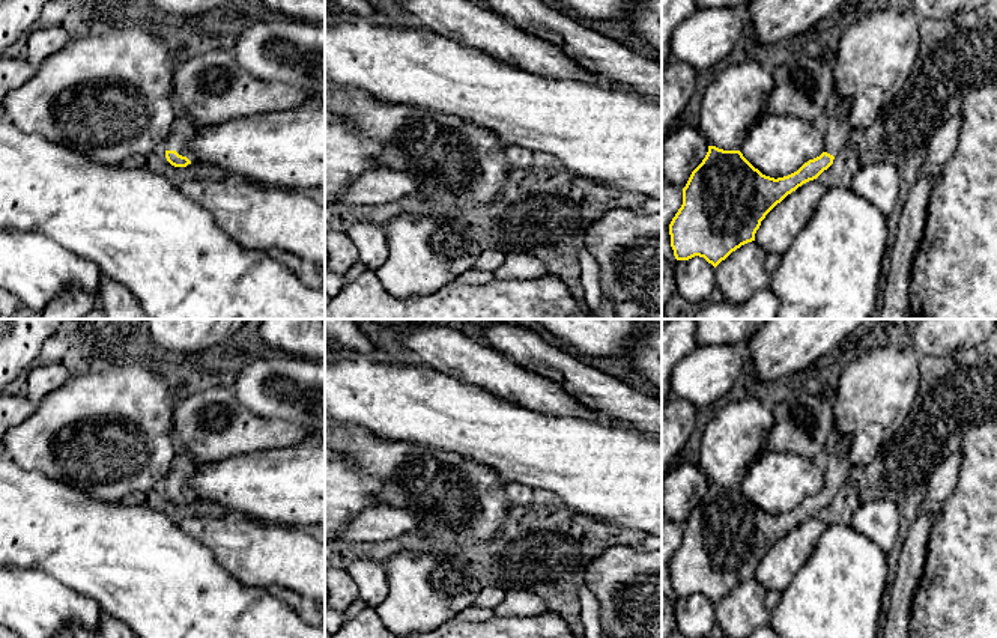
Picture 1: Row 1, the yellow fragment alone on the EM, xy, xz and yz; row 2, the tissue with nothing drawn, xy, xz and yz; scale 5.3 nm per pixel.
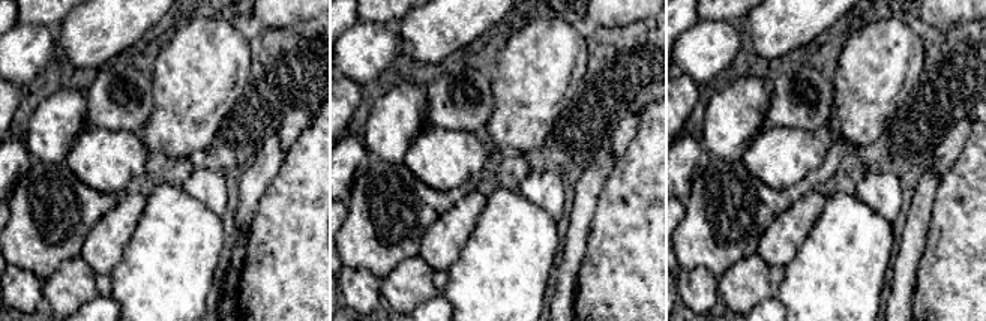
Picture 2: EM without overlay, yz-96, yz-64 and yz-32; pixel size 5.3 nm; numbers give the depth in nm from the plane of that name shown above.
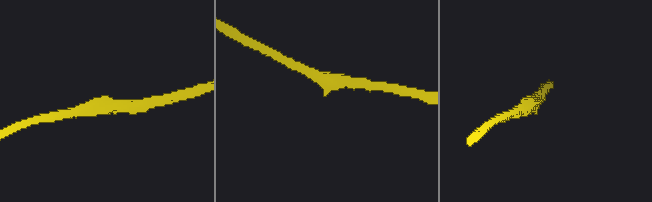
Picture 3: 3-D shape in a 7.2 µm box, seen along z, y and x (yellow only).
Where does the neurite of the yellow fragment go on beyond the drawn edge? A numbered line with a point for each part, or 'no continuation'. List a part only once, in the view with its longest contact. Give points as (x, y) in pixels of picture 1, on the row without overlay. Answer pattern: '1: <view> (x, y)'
1: xy (182, 467)

